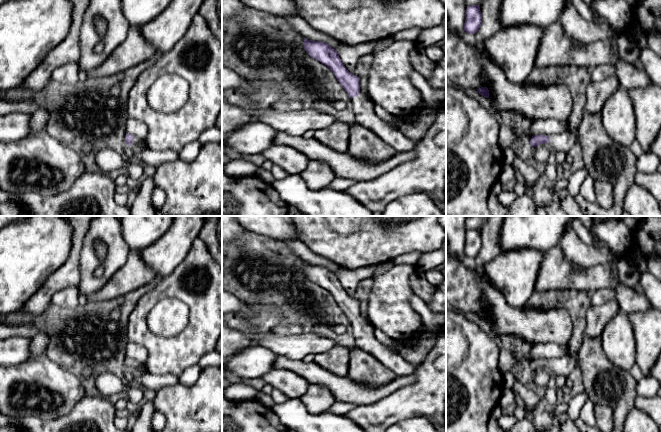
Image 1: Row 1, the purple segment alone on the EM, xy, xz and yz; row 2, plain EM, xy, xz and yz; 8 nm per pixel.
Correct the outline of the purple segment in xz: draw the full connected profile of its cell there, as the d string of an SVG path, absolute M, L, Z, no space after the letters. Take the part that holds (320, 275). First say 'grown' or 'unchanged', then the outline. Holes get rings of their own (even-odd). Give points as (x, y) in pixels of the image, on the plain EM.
grown; M304 262L305 275L315 284L327 290L337 305L346 314L353 328L355 347L375 356L382 364L392 370L396 376L413 374L416 366L400 356L393 348L380 343L374 336L374 327L360 317L359 301L351 298L335 273L322 265Z

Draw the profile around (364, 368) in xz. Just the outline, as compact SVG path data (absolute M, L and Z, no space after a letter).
M359 348L349 350L347 377L366 386L381 386L396 378L395 373L375 356Z

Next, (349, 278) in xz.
M285 240L283 243L304 262L312 265L322 265L335 273L344 290L351 298L355 294L358 284L366 278L371 278L378 267L384 264L393 264L392 259L377 265L369 265L358 269L346 269L313 253L303 242L299 240Z

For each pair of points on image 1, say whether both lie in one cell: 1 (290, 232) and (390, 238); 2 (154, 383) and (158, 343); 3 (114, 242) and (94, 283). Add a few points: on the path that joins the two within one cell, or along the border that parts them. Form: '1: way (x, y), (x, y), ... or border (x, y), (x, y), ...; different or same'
1: border (294, 226), (298, 239); different
2: border (146, 371), (152, 374), (177, 376); different
3: way (114, 253), (114, 260), (105, 275); same

